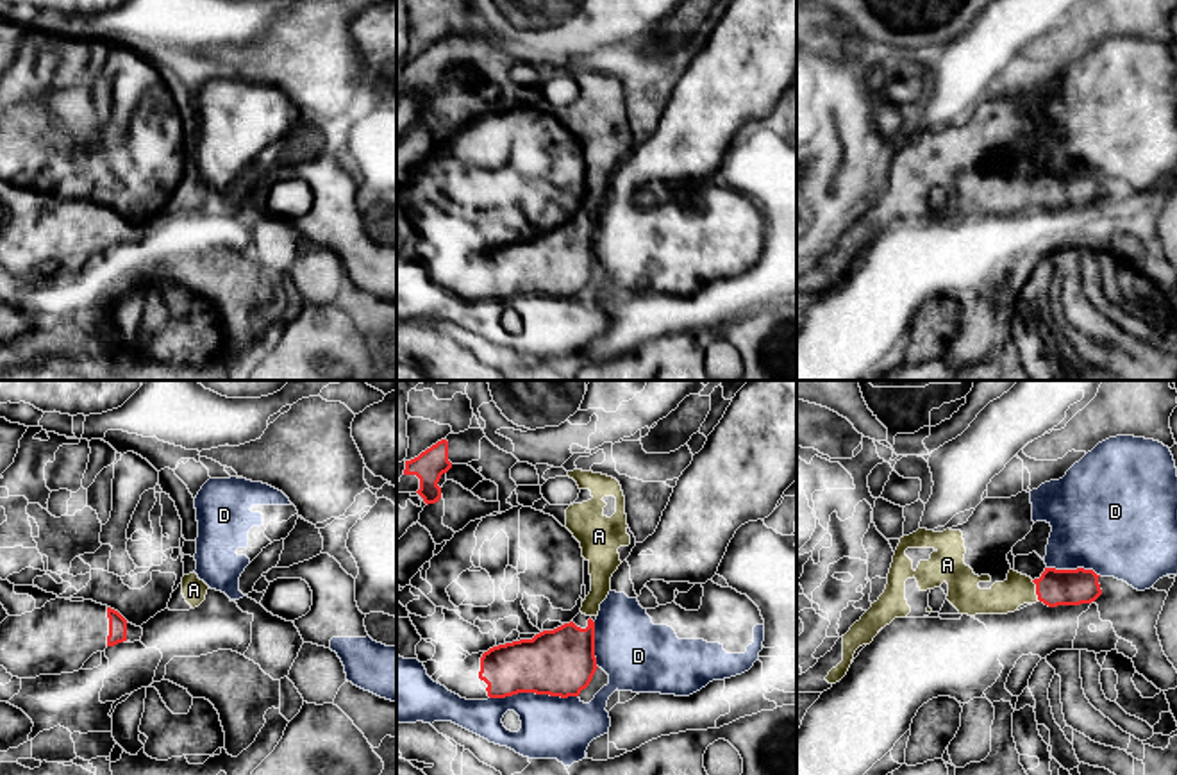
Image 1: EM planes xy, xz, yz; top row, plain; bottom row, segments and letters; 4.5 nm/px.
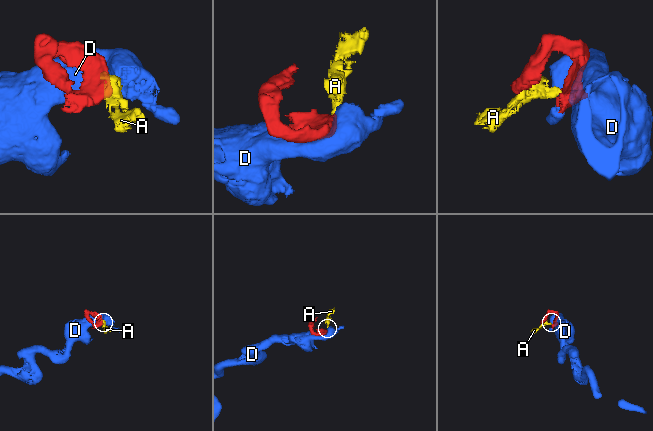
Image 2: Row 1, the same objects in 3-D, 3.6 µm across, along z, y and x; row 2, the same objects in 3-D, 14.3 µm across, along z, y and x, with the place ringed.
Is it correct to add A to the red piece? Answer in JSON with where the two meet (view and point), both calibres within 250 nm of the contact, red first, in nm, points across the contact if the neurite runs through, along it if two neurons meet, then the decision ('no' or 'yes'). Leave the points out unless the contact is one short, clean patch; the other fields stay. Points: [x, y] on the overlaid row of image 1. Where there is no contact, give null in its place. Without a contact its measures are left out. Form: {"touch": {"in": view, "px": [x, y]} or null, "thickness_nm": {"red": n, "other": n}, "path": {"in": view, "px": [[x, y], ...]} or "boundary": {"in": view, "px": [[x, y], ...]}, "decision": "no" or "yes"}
{"touch": {"in": "yz", "px": [1036, 591]}, "thickness_nm": {"red": 160, "other": 140}, "path": {"in": "yz", "px": [[1054, 588], [1036, 591], [1013, 591], [1004, 597]]}, "decision": "yes"}

